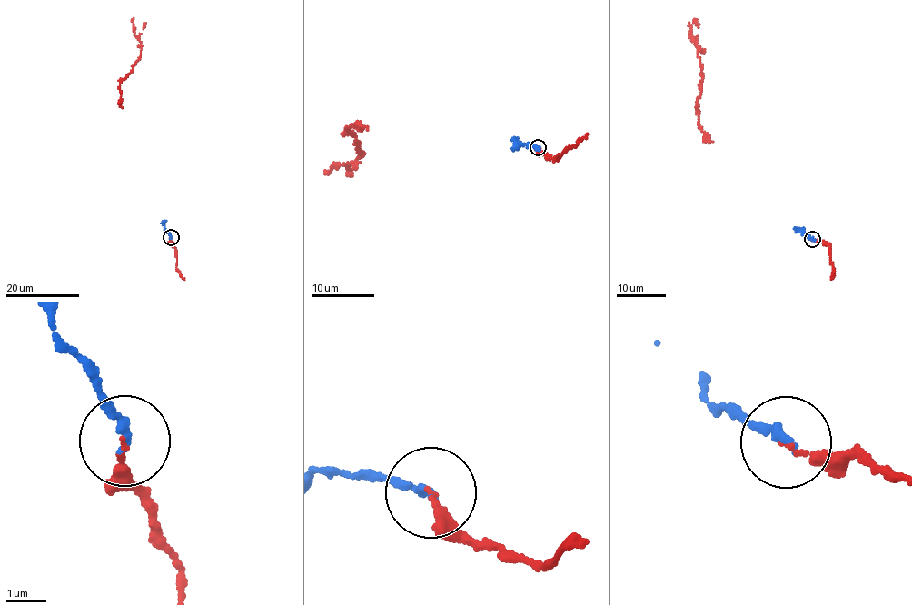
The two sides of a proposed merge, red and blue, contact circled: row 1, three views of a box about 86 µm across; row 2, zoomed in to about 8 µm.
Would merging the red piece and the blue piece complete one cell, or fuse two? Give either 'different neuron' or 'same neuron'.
same neuron

